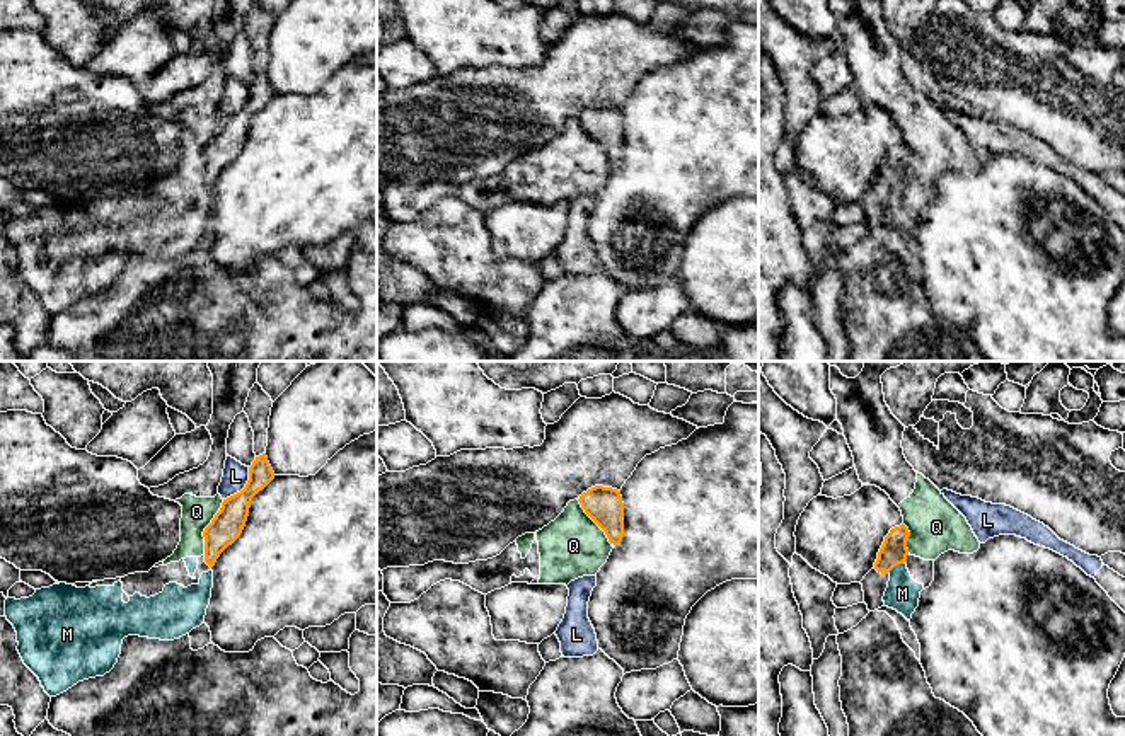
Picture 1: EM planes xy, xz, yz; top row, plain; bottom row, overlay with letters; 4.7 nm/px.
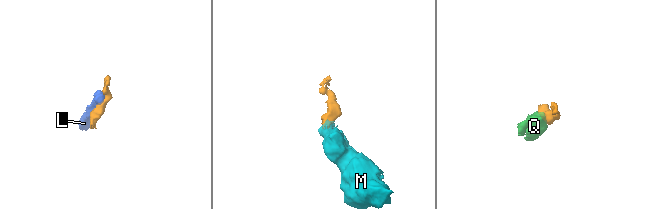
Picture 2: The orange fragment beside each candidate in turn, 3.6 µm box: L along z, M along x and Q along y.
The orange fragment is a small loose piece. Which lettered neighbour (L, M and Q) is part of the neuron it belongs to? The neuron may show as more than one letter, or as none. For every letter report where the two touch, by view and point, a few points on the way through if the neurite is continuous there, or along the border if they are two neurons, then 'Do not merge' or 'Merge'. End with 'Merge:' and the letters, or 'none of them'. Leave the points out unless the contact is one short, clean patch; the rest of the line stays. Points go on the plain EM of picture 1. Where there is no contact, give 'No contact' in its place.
L: Touches orange at xy (244, 106). Boundary: xy (249, 86), (246, 103), (224, 118). Do not merge
M: Touches orange at yz (895, 183). Boundary: yz (904, 179), (888, 189). Do not merge
Q: Touches orange at xy (207, 145). Boundary: xy (224, 118), (203, 150), (203, 171). Do not merge
Merge: none of them

